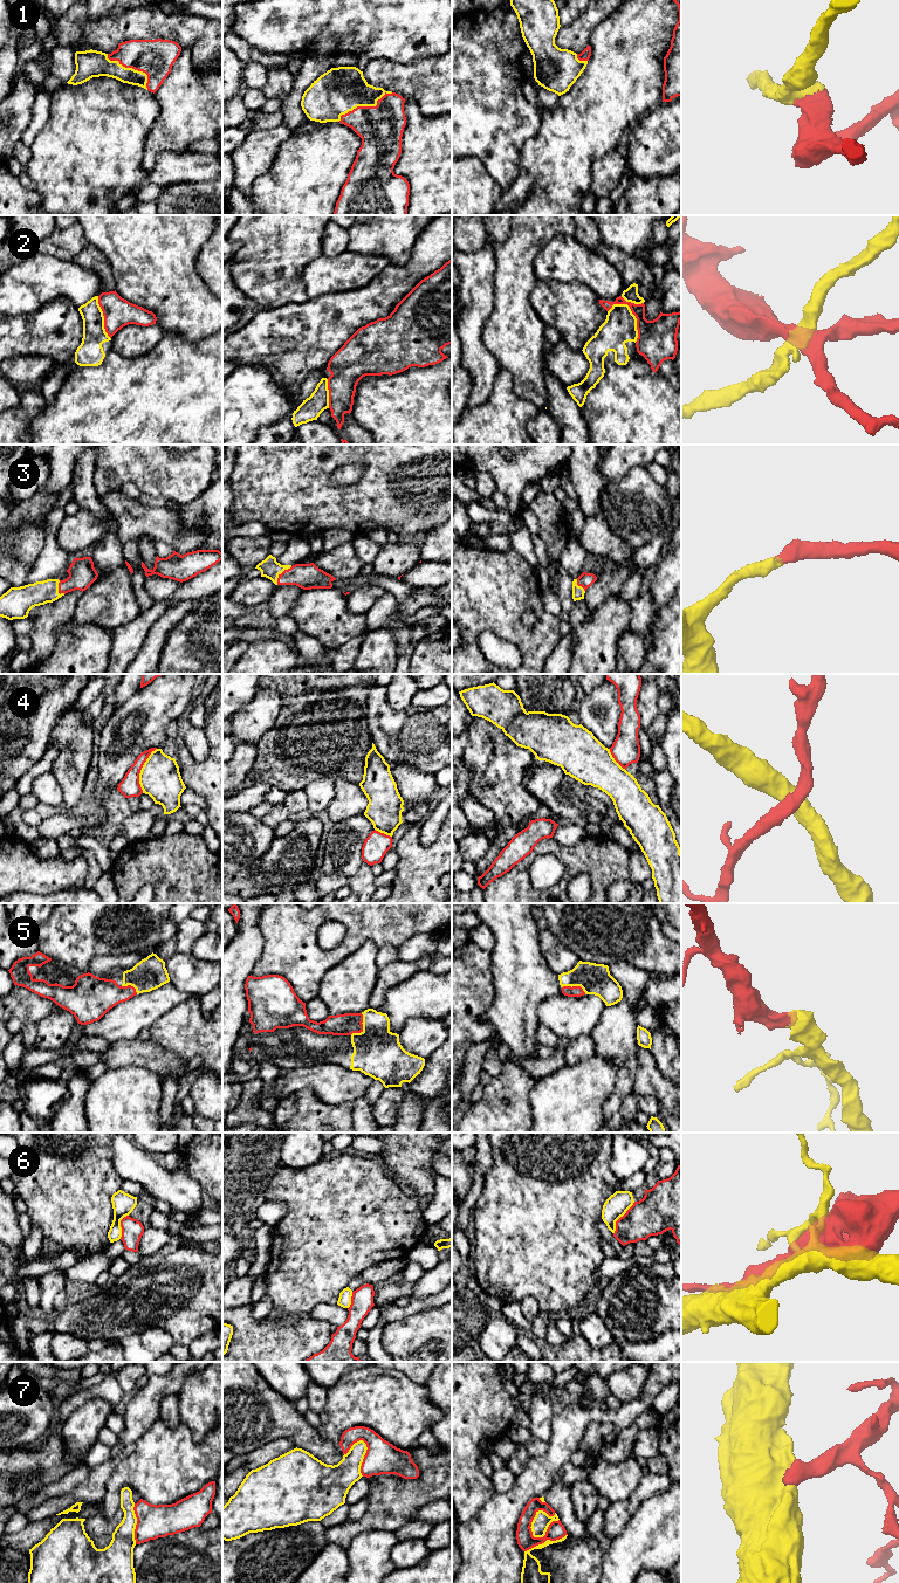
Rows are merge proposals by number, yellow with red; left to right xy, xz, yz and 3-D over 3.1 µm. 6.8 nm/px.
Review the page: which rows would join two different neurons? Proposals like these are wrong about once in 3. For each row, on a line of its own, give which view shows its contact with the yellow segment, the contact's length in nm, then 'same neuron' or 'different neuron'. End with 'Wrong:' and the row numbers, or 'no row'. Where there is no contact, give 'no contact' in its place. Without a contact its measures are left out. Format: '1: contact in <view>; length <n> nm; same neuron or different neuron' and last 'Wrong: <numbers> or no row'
1: contact in xz; length 420 nm; same neuron
2: contact in yz; length 340 nm; same neuron
3: contact in xz; length 170 nm; same neuron
4: contact in xy; length 320 nm; different neuron
5: contact in xz; length 170 nm; same neuron
6: contact in yz; length 260 nm; different neuron
7: contact in yz; length 220 nm; different neuron
Wrong: 4, 6, 7

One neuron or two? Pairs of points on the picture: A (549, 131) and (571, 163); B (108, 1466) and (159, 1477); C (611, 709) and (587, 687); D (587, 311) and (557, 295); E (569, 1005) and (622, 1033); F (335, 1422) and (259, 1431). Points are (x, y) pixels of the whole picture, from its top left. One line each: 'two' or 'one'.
A: one
B: two
C: two
D: one
E: two
F: two

